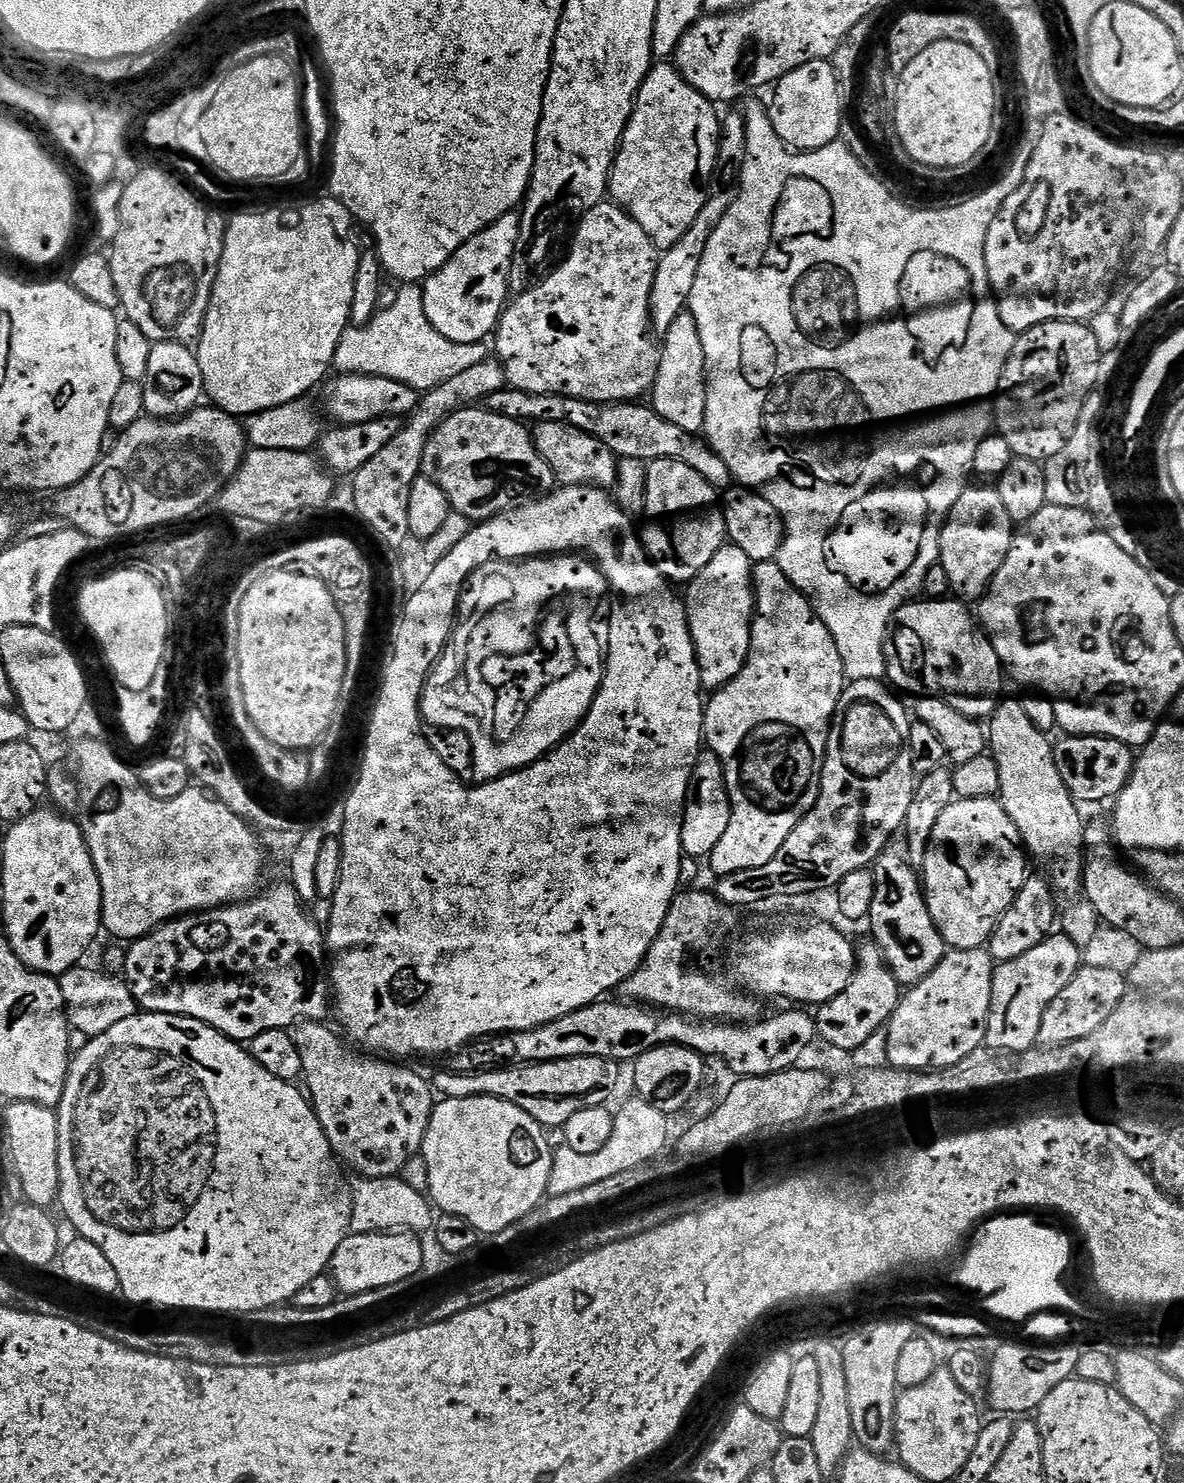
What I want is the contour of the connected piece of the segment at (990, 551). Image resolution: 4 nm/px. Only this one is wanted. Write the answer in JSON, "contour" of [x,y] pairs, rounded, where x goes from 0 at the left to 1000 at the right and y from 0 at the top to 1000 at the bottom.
{"contour":[[[840,328],[815,329],[813,336],[806,339],[794,361],[792,380],[802,389],[803,401],[814,406],[827,405],[834,399],[846,379],[850,379],[856,361],[855,350],[853,347],[850,347],[850,341],[846,339],[846,336],[843,336]]]}

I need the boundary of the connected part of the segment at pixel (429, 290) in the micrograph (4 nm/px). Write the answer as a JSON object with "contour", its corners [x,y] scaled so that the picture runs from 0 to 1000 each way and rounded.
{"contour":[[[428,143],[410,155],[400,158],[367,185],[357,189],[360,214],[380,231],[404,232],[419,223],[431,202],[429,183],[439,160],[439,143]]]}

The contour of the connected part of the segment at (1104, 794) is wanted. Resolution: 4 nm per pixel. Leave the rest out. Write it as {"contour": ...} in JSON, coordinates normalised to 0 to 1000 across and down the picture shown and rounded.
{"contour":[[[906,496],[898,497],[899,499],[892,499],[889,508],[890,514],[894,514],[894,522],[897,522],[897,527],[904,533],[910,542],[929,542],[932,539],[942,540],[953,526],[959,516],[960,508],[957,502],[948,502],[941,498],[933,496]]]}

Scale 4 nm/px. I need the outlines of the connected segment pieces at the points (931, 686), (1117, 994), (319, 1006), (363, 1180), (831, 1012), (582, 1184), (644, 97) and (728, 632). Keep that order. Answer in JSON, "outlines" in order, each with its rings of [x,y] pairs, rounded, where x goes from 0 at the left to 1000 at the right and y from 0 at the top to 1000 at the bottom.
{"outlines":[[[[774,403],[763,407],[757,412],[750,434],[747,435],[750,447],[749,458],[754,462],[757,461],[764,467],[802,471],[806,479],[822,484],[834,484],[845,471],[845,463],[847,463],[848,459],[850,459],[850,454],[840,436],[831,428],[831,424],[823,417],[822,413],[821,415],[818,413],[818,410],[817,407],[807,403],[796,405]]],[[[915,651],[900,668],[897,668],[884,679],[876,703],[879,706],[892,706],[920,699],[938,686],[954,668],[954,664],[949,657],[939,653]]],[[[242,593],[225,599],[217,601],[215,604],[203,608],[202,610],[190,610],[188,612],[177,612],[175,615],[163,615],[158,618],[150,618],[148,620],[141,620],[119,634],[111,635],[106,639],[106,651],[103,660],[116,678],[122,682],[164,686],[200,703],[211,703],[218,700],[218,697],[225,697],[225,695],[247,695],[254,689],[276,688],[277,682],[279,685],[279,680],[282,677],[282,670],[279,666],[279,650],[275,647],[274,626],[267,624],[266,619],[257,613],[259,612],[258,608],[254,607],[252,600],[248,600],[248,597]]],[[[304,793],[297,799],[297,831],[316,832],[317,831],[351,831],[358,832],[367,825],[367,815],[359,804],[343,800],[337,793],[313,794]]],[[[738,635],[723,639],[723,655],[718,659],[715,668],[704,674],[688,680],[689,697],[703,707],[709,709],[720,709],[726,707],[740,695],[746,694],[760,678],[762,665],[747,648],[745,641]]],[[[541,740],[530,742],[519,750],[519,765],[515,765],[515,770],[505,775],[505,778],[488,778],[486,775],[473,773],[466,777],[466,788],[462,806],[471,806],[484,804],[486,802],[499,800],[503,797],[511,796],[519,792],[527,789],[534,789],[554,782],[564,771],[565,753],[561,752],[548,742]]],[[[564,42],[552,42],[547,52],[537,62],[537,71],[534,72],[530,84],[524,94],[517,117],[514,118],[514,129],[516,134],[534,146],[542,155],[546,155],[555,168],[569,166],[569,163],[586,152],[586,147],[593,144],[593,139],[605,117],[608,100],[610,81],[607,78],[605,79],[605,75],[606,71],[586,61],[586,58]]],[[[612,365],[606,374],[593,382],[593,384],[586,390],[581,392],[577,400],[578,412],[581,413],[581,424],[588,436],[588,446],[591,450],[591,463],[595,465],[612,464],[627,452],[630,444],[633,441],[633,430],[635,430],[635,417],[639,412],[639,401],[635,398],[635,384],[637,381],[629,372],[623,371],[617,365]]]]}

